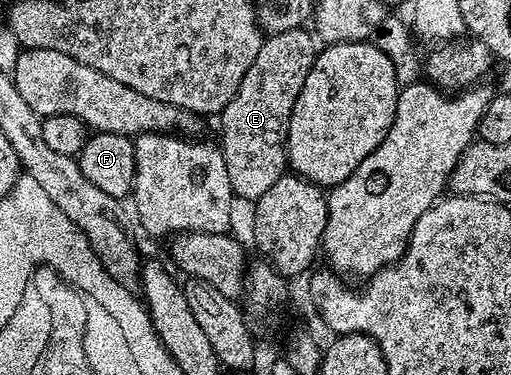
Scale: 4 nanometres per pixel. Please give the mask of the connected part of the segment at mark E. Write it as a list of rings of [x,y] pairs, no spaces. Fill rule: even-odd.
[[[306,28],[269,35],[263,41],[260,52],[256,52],[252,68],[244,72],[244,80],[240,80],[236,96],[232,96],[232,100],[220,112],[222,118],[220,149],[224,156],[224,164],[228,168],[228,180],[239,199],[247,198],[247,203],[250,204],[257,202],[260,196],[264,196],[264,192],[268,192],[268,188],[272,188],[272,184],[276,184],[276,180],[280,180],[282,174],[287,173],[285,141],[292,108],[296,104],[296,96],[300,96],[300,88],[304,88],[304,80],[308,80],[308,72],[316,60],[319,49],[315,35]]]

